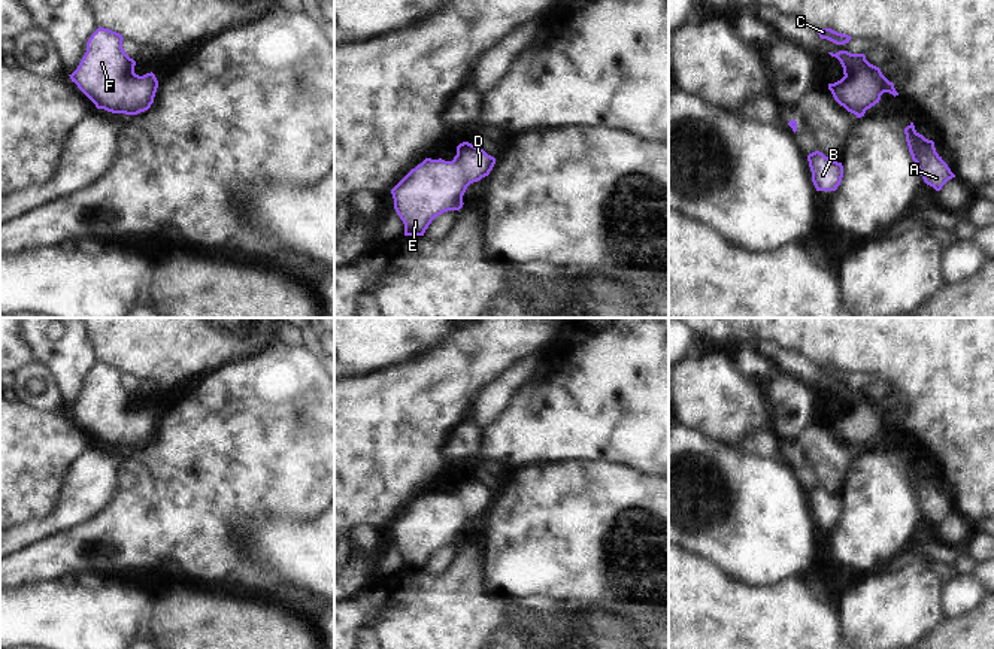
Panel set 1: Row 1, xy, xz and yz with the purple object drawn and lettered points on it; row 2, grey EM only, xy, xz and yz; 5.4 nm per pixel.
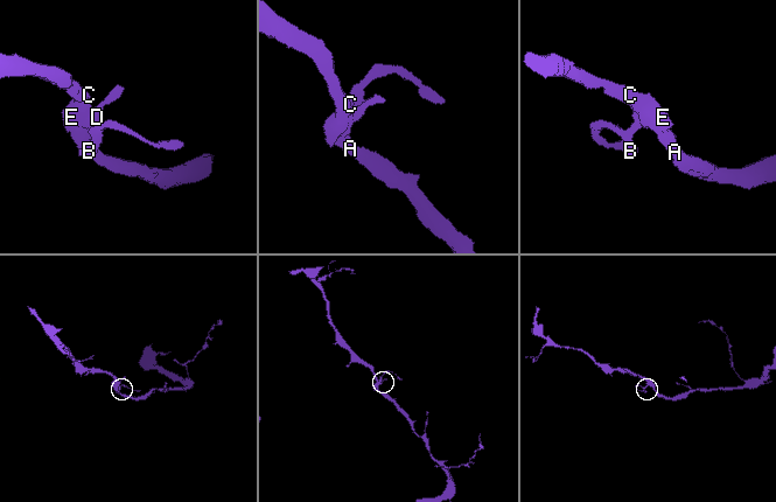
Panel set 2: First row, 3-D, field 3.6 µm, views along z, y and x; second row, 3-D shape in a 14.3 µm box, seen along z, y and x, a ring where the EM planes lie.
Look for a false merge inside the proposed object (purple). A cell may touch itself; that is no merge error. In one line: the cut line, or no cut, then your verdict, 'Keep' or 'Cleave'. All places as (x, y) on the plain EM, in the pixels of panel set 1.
No split. Keep

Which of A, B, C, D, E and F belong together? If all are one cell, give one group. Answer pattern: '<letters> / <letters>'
A B C D E F

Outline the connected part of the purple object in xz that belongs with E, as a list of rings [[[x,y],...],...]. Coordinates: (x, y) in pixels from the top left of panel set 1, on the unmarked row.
[[[463,476],[452,495],[425,492],[393,524],[394,543],[404,558],[404,570],[424,570],[431,555],[463,542],[467,521],[488,510],[496,492]]]

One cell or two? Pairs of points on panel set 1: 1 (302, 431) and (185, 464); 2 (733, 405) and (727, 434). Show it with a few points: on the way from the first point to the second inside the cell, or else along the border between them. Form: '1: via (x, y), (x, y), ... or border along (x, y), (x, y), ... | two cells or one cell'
1: via (273, 434), (238, 442), (214, 460) | one cell
2: via (727, 412), (727, 427) | one cell

